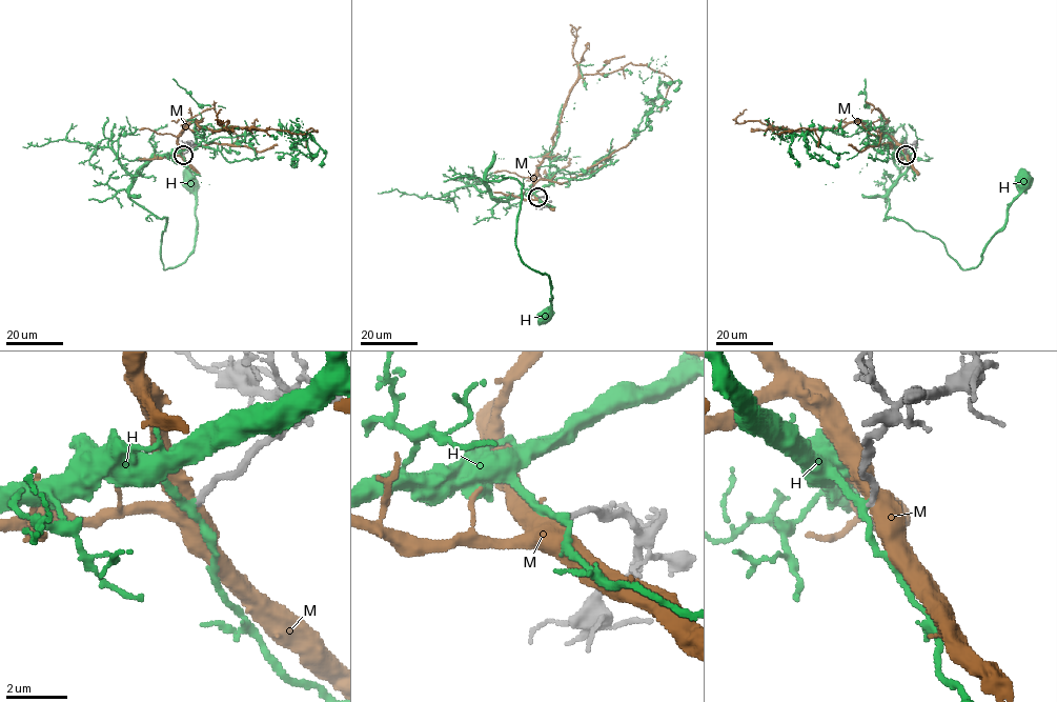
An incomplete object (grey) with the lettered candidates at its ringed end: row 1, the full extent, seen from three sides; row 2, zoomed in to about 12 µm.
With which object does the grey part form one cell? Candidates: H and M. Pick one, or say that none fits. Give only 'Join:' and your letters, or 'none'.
Join: H

